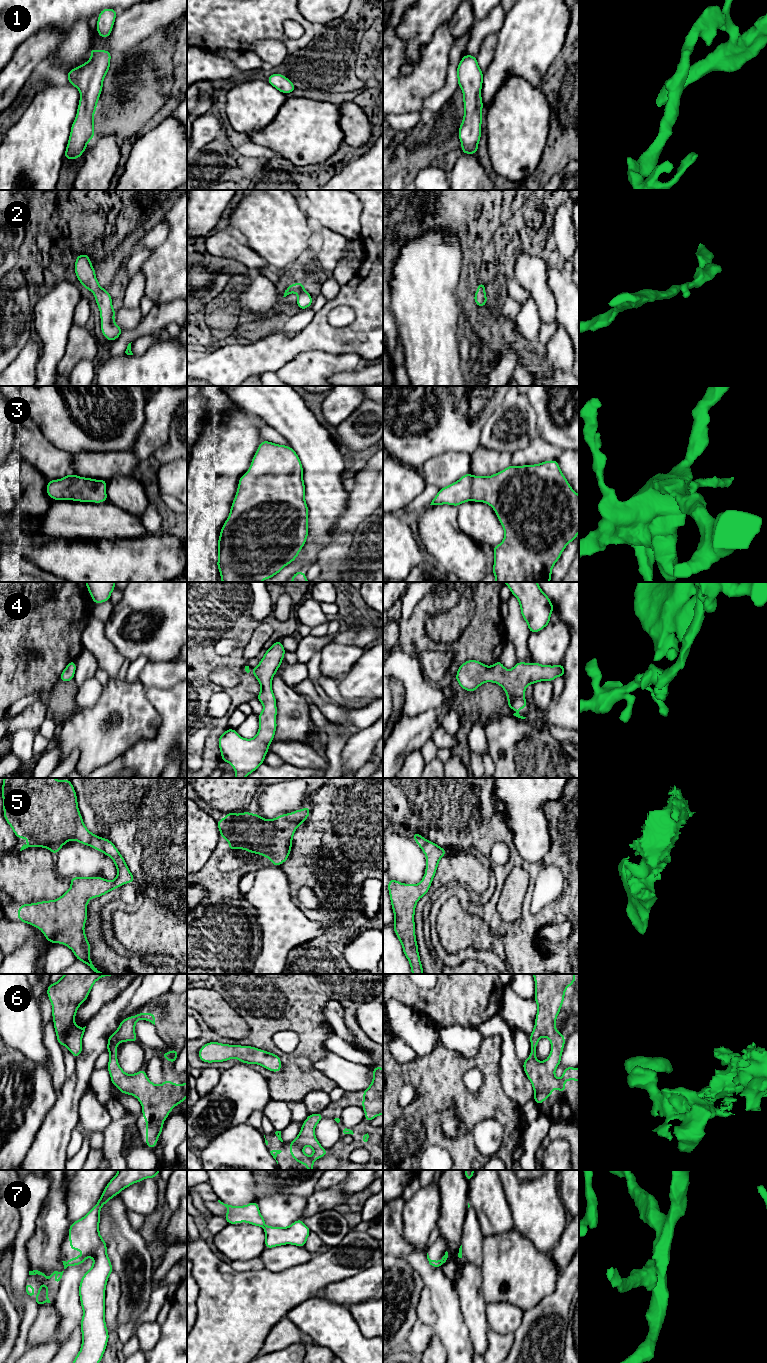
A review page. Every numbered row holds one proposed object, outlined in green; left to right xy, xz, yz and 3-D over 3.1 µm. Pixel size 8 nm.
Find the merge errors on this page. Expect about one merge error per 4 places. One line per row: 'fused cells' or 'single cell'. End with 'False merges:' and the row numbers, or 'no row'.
1: single cell
2: single cell
3: single cell
4: single cell
5: single cell
6: single cell
7: single cell
False merges: no row

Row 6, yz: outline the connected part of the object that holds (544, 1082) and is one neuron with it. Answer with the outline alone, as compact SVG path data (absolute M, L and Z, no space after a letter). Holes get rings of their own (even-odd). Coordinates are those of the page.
M532 974L535 980L535 1001L537 1003L537 1015L534 1029L529 1036L531 1042L530 1056L523 1062L523 1069L530 1080L534 1089L534 1101L536 1104L542 1104L548 1099L552 1091L556 1088L560 1093L565 1093L565 1082L575 1080L579 1082L579 1068L565 1067L561 1079L555 1077L555 1069L561 1063L561 1056L565 1045L565 1036L556 1030L556 1018L564 1002L565 990L573 985L576 980L575 974ZM541 1037L547 1037L551 1043L551 1052L549 1057L540 1062L536 1059L536 1047Z

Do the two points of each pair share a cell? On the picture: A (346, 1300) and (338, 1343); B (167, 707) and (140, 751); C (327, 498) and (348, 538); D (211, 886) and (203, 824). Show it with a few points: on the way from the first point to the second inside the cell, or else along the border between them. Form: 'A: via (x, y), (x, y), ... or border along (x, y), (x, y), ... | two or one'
A: border along (323, 1297), (341, 1303), (348, 1308) | two
B: via (167, 720), (167, 732), (153, 746) | one
C: via (325, 513), (325, 534), (330, 539), (333, 539) | one
D: border along (218, 838), (212, 854), (197, 872) | two

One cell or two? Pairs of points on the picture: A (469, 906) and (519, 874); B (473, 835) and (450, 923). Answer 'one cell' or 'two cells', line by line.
A: two cells
B: two cells

